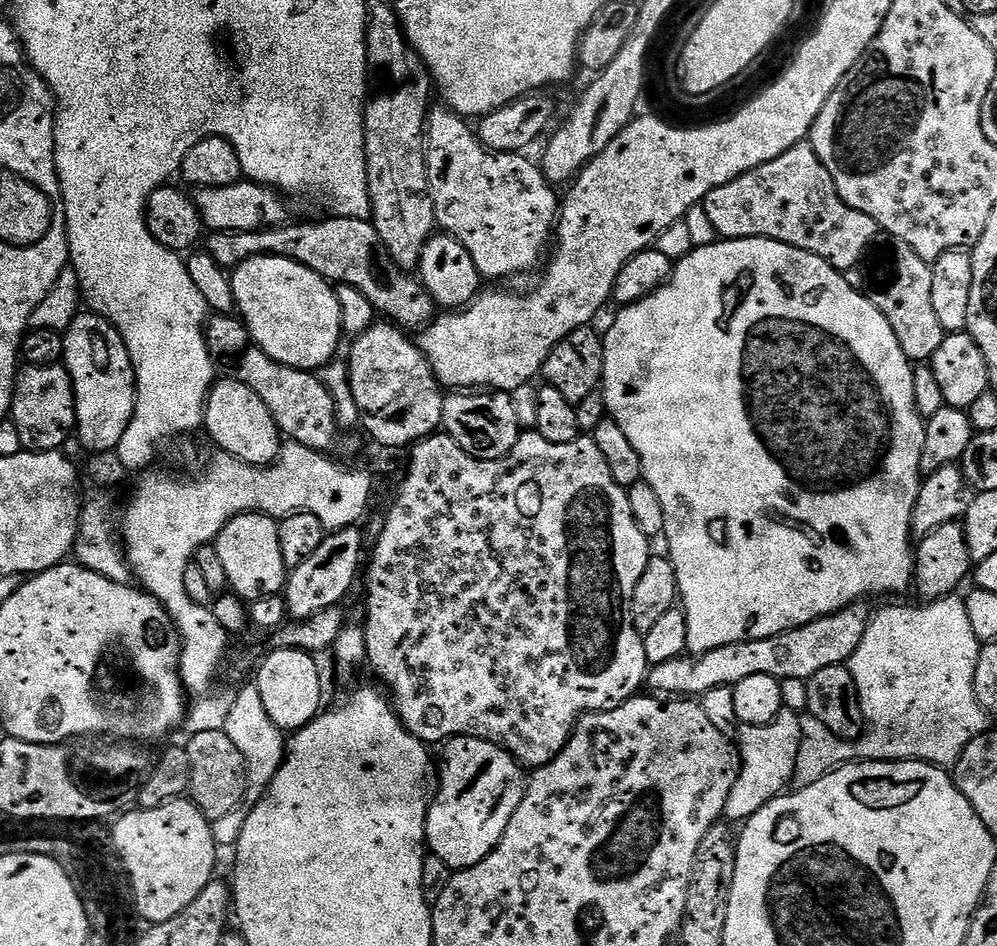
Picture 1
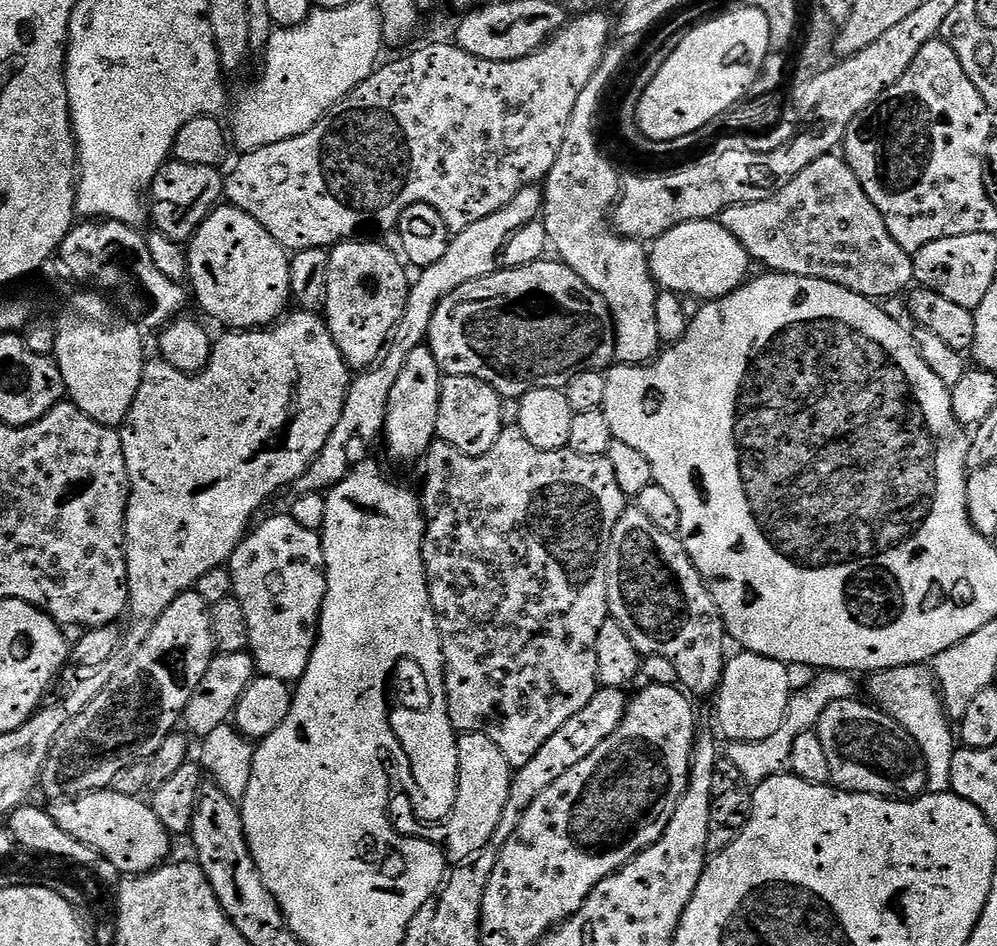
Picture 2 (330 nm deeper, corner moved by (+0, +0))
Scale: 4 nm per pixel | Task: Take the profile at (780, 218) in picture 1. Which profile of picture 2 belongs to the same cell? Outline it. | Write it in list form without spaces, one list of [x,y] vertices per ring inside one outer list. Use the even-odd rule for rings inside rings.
[[[829,154],[818,158],[818,162],[810,162],[798,178],[782,186],[778,194],[770,198],[762,198],[762,202],[746,202],[735,204],[721,212],[718,222],[746,250],[753,261],[756,260],[769,272],[785,272],[798,274],[806,278],[818,278],[826,282],[834,282],[854,294],[864,296],[873,302],[884,302],[887,296],[907,293],[913,287],[912,256],[894,238],[890,238],[890,230],[886,230],[886,222],[882,222],[882,214],[866,198],[866,190],[862,190],[862,182],[850,170],[843,155]]]

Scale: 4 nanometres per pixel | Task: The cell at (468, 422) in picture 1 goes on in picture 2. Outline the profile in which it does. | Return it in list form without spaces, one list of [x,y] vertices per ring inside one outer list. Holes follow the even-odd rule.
[[[444,376],[440,382],[436,435],[462,454],[481,456],[504,432],[501,411],[502,397],[486,382],[469,376]]]

